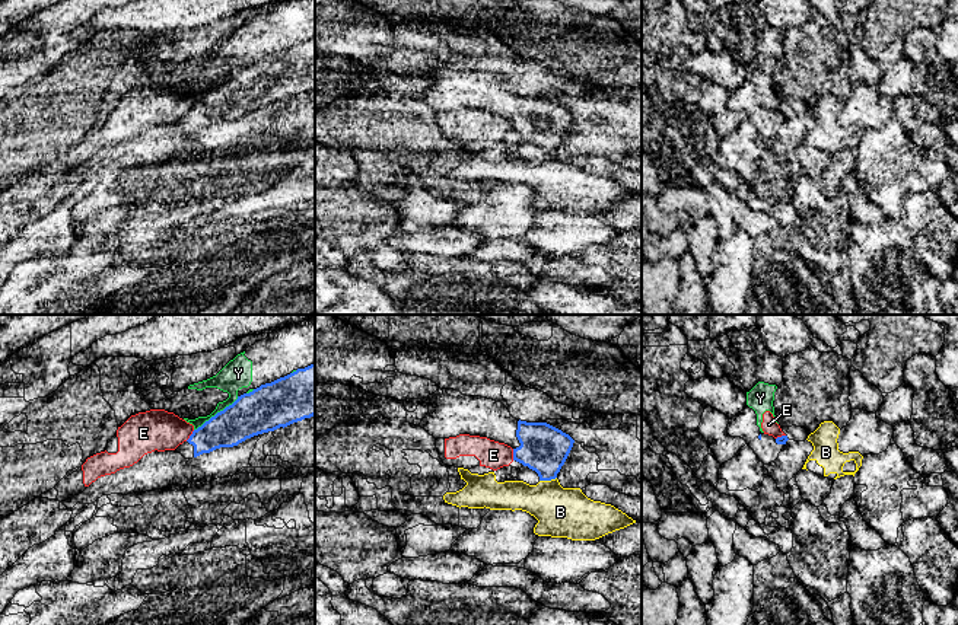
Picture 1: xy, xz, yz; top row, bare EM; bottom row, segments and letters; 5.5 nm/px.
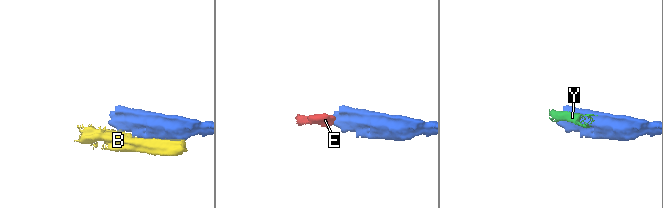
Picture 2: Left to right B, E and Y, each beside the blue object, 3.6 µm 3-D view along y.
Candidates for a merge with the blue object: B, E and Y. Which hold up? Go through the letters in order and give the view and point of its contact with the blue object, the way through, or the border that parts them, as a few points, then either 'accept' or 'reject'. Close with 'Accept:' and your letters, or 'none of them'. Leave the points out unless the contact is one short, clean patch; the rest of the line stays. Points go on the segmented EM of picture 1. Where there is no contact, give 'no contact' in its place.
B: contact xz (547, 480); reject
E: contact xy (190, 436); border xy (194, 430), (185, 440); reject
Y: contact xy (217, 413); reject
Accept: none of them

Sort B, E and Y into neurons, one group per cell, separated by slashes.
B / E Y

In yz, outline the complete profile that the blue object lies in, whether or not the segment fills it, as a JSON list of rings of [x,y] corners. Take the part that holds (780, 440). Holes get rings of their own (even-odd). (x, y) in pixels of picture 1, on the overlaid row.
[[[748,405],[729,420],[728,434],[744,439],[764,465],[774,462],[789,440],[787,436],[774,439],[761,433],[757,425],[757,414]]]

